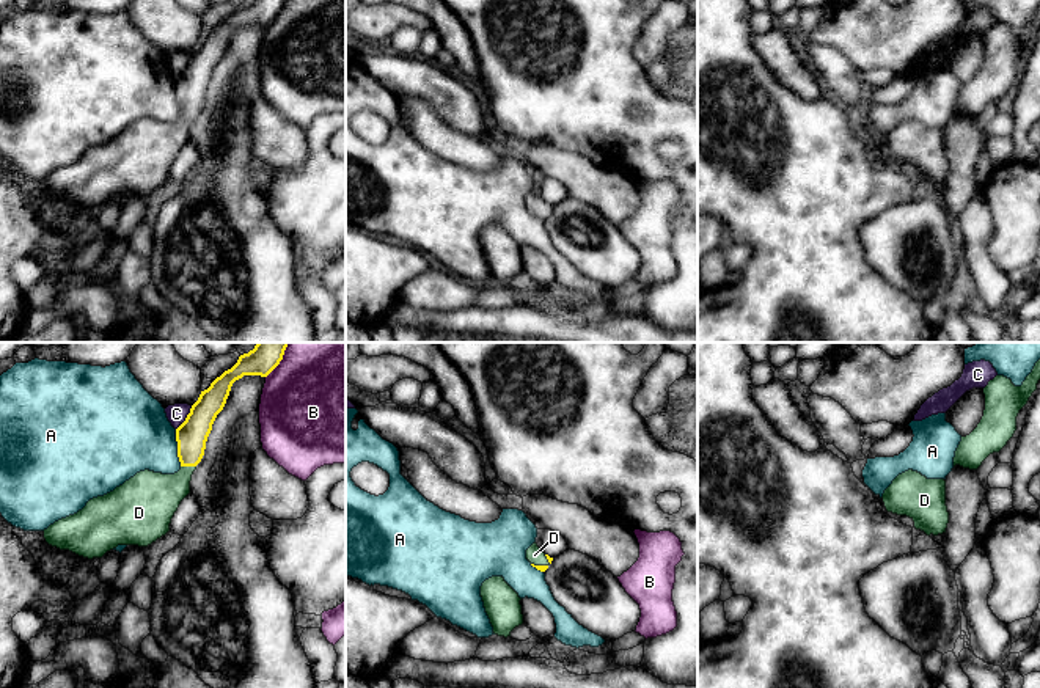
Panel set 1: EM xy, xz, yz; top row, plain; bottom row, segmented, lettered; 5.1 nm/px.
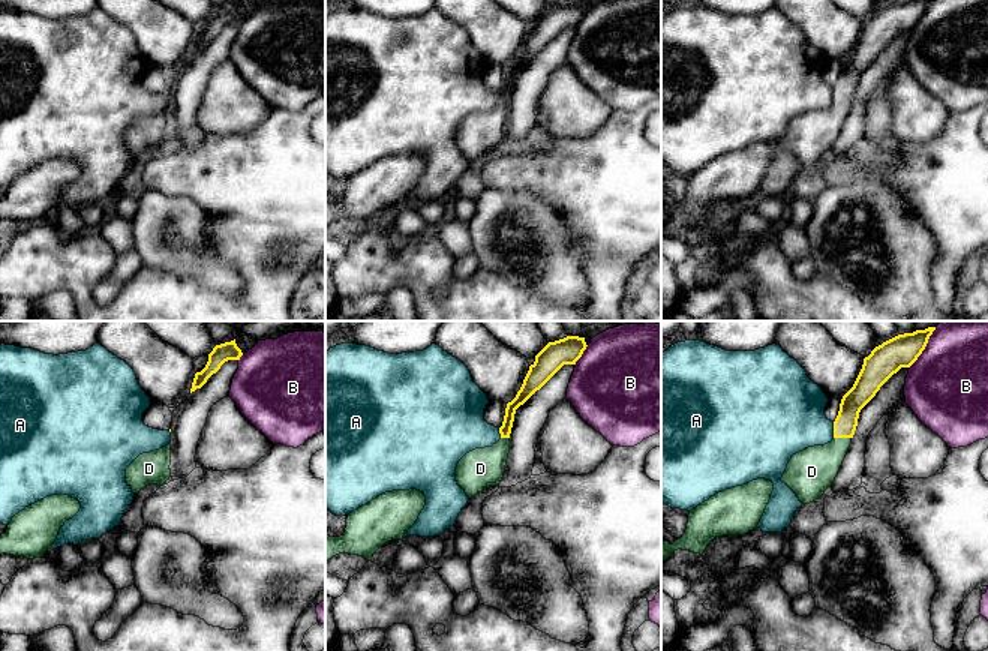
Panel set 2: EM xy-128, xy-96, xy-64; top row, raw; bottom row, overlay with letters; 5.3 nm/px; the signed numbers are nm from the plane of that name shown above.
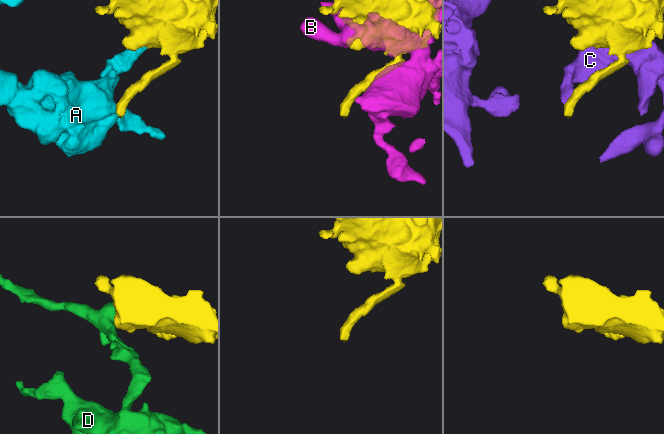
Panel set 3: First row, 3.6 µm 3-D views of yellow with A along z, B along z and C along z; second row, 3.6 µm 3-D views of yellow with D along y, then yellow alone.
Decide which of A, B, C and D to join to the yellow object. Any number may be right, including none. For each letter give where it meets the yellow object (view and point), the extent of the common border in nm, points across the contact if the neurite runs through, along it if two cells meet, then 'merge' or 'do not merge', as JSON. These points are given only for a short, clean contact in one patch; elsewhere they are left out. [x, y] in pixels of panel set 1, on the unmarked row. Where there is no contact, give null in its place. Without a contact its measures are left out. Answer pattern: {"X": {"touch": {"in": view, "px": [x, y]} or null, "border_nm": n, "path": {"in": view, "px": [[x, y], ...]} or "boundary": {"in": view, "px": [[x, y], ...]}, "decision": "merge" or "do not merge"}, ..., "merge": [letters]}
{"A": {"touch": {"in": "xy", "px": [178, 96]}, "border_nm": 190, "boundary": {"in": "xy", "px": [[175, 77], [176, 104], [181, 113]]}, "decision": "do not merge"}, "B": {"touch": {"in": "xy", "px": [278, 11]}, "border_nm": 170, "decision": "do not merge"}, "C": {"touch": {"in": "xy", "px": [186, 66]}, "border_nm": 150, "decision": "do not merge"}, "D": {"touch": {"in": "xy", "px": [189, 113]}, "border_nm": 80, "decision": "merge"}, "merge": ["D"]}

